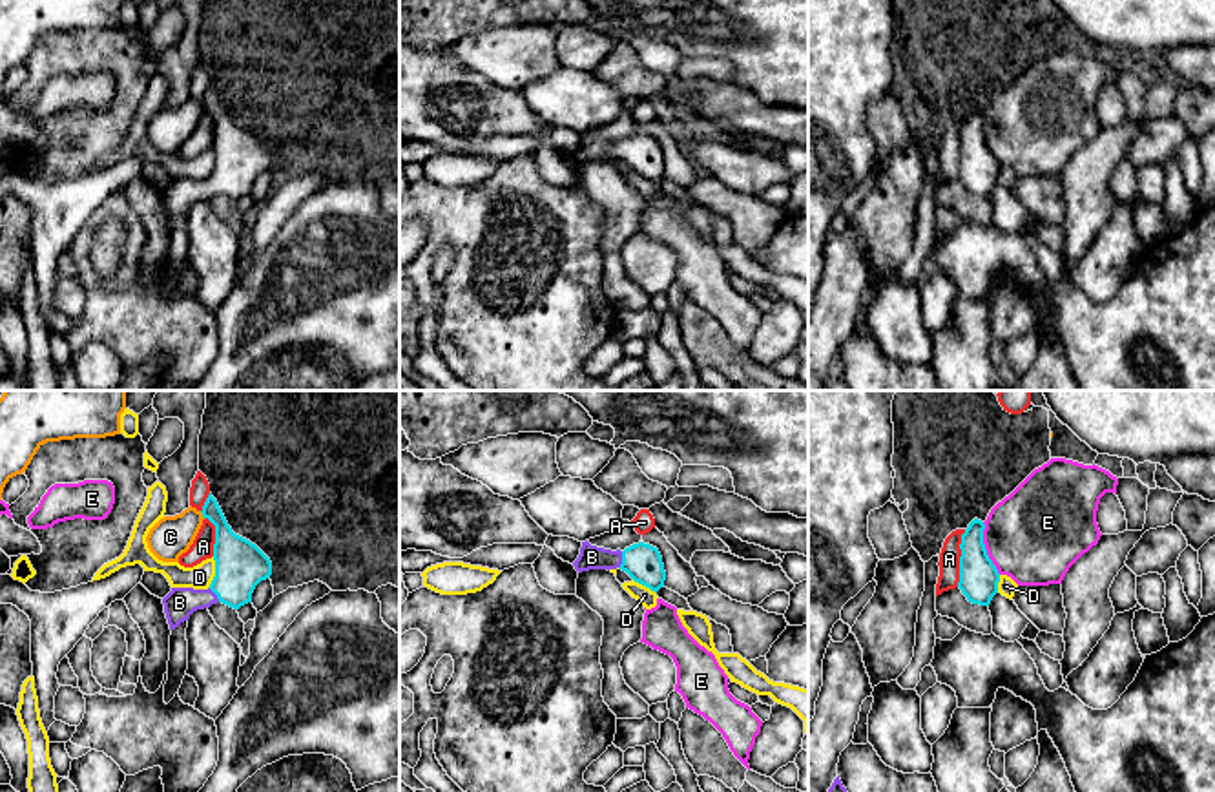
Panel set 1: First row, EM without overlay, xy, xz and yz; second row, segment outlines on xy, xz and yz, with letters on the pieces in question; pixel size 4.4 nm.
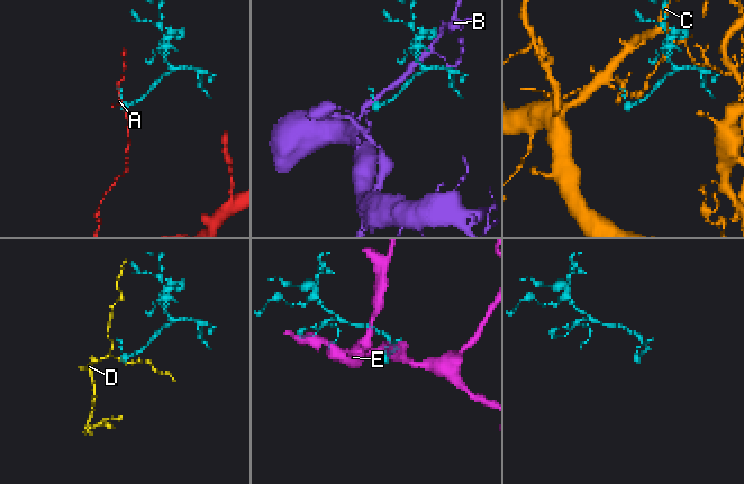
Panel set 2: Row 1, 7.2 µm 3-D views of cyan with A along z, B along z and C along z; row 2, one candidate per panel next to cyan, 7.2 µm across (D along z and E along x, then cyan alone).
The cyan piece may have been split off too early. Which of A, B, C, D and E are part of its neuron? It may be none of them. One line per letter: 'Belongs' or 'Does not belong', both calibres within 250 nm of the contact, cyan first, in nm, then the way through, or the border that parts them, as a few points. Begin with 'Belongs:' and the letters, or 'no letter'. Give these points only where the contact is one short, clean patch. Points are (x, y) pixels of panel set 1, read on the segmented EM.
Belongs: B
A: Does not belong. Thickness 180 nm (cyan) against 100 nm
B: Belongs. Thickness 170 nm (cyan) against 110 nm. Path across: xz (643, 562), (623, 559), (591, 557)
C: Does not belong. Thickness 190 nm (cyan) against 180 nm
D: Does not belong. Thickness 220 nm (cyan) against 110 nm. Boundary: xy (214, 557), (214, 579), (208, 586)
E: Does not belong. Thickness 180 nm (cyan) against 420 nm

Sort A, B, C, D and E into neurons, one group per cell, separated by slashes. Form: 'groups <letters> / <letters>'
groups A / B / C / D / E

